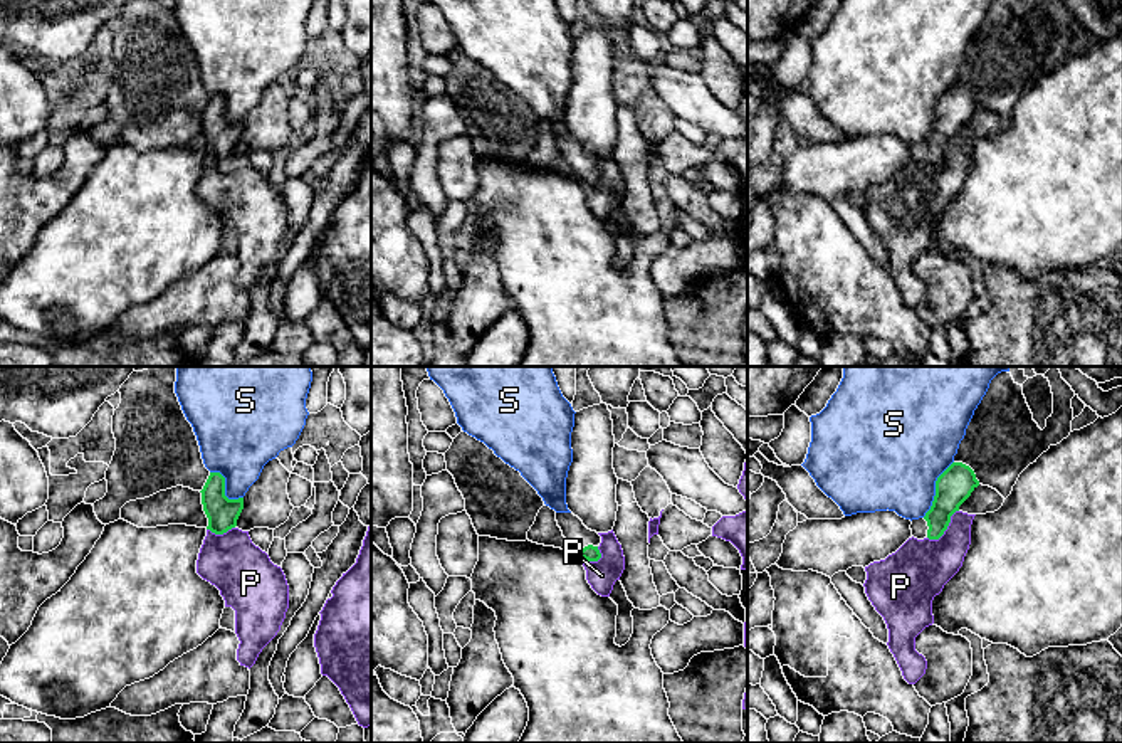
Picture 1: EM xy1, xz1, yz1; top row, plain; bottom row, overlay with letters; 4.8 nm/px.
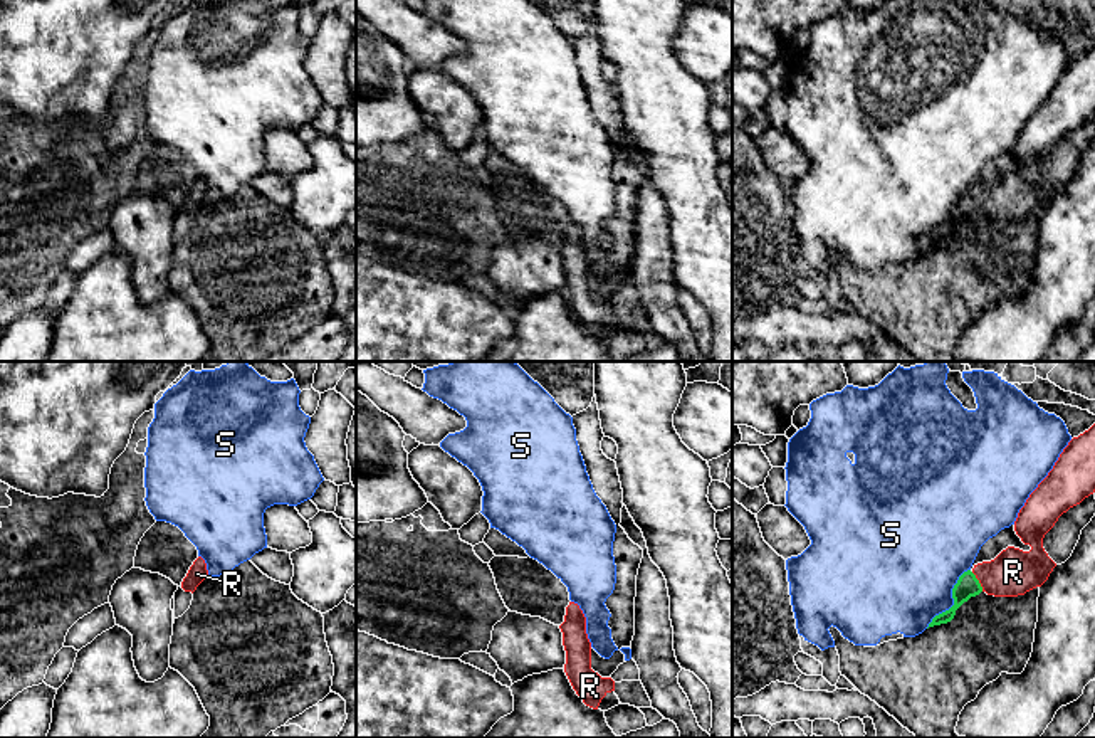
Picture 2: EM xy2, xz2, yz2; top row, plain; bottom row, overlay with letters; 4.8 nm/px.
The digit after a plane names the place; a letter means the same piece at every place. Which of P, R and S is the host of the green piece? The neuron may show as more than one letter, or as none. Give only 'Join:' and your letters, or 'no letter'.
Join: R

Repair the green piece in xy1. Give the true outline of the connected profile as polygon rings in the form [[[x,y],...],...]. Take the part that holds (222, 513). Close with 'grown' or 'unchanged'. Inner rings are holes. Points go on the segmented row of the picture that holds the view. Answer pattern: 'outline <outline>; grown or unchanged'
outline [[[210,472],[202,493],[203,511],[208,526],[215,535],[223,535],[237,526],[237,519],[244,509],[244,498],[228,499],[225,496],[225,477],[220,472]]]; unchanged

